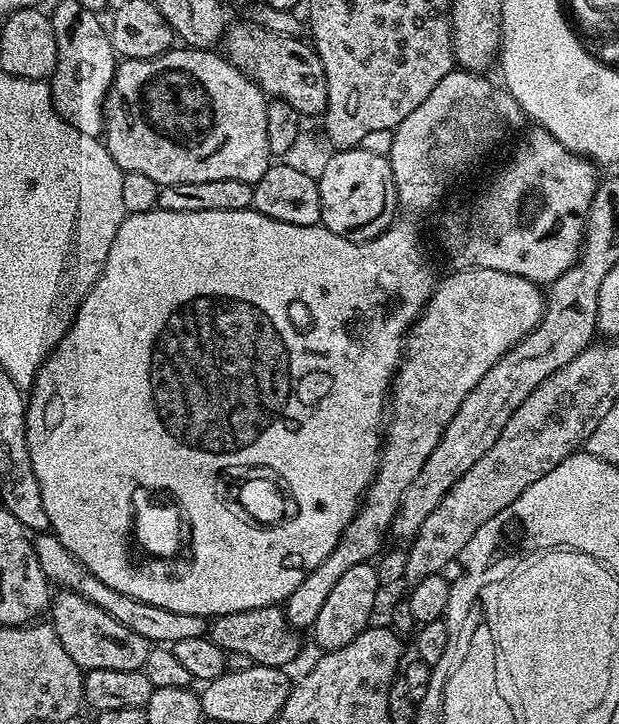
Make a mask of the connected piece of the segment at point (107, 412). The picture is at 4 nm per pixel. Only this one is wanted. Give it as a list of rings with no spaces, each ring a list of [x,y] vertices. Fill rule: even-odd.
[[[454,70],[450,74],[446,74],[446,78],[442,78],[442,82],[438,82],[438,86],[434,86],[434,90],[430,90],[430,95],[422,101],[422,106],[418,106],[418,110],[413,110],[407,118],[402,118],[396,125],[392,132],[392,145],[387,157],[388,164],[392,168],[392,177],[396,183],[396,203],[403,215],[393,220],[392,225],[382,235],[375,236],[372,240],[347,240],[323,226],[290,226],[286,222],[266,218],[261,212],[246,208],[242,210],[162,210],[155,207],[142,214],[125,215],[124,220],[118,226],[118,234],[110,246],[110,254],[106,254],[102,274],[94,282],[90,294],[86,294],[84,301],[80,303],[80,309],[76,312],[76,317],[72,319],[68,332],[58,341],[51,354],[44,359],[40,369],[37,370],[35,381],[26,396],[24,414],[28,457],[34,466],[38,486],[42,490],[42,506],[46,506],[51,531],[62,542],[62,546],[66,546],[66,550],[70,550],[70,554],[74,554],[74,558],[79,564],[86,566],[86,570],[90,570],[90,574],[94,574],[94,578],[98,578],[98,582],[106,582],[106,586],[110,586],[110,590],[118,590],[118,594],[126,594],[138,602],[146,602],[150,606],[162,606],[162,610],[178,610],[178,614],[198,614],[205,618],[215,618],[242,610],[265,608],[271,604],[279,605],[288,599],[294,586],[298,586],[298,582],[302,582],[305,572],[314,571],[328,557],[330,550],[334,550],[334,546],[338,546],[346,526],[352,521],[352,515],[359,508],[364,493],[368,491],[368,486],[376,474],[376,467],[380,465],[382,425],[386,420],[386,401],[389,399],[392,381],[400,366],[404,338],[408,334],[408,329],[415,324],[417,316],[424,311],[424,305],[431,298],[434,287],[432,268],[428,265],[428,256],[424,253],[423,246],[420,245],[420,228],[408,216],[420,216],[423,212],[430,211],[443,198],[444,191],[455,182],[456,175],[467,170],[471,160],[478,159],[483,152],[488,152],[495,144],[502,143],[507,138],[508,131],[518,127],[520,120],[522,121],[522,113],[516,99],[508,93],[507,88],[499,83],[491,84],[487,80],[488,78],[487,75],[479,72],[463,70]],[[224,464],[272,464],[272,468],[276,468],[276,472],[284,472],[284,476],[288,476],[288,484],[292,484],[292,492],[296,492],[296,500],[300,500],[300,520],[292,520],[292,524],[284,524],[284,528],[275,528],[272,532],[260,532],[260,528],[251,528],[249,524],[243,524],[242,518],[238,518],[238,514],[234,514],[228,508],[220,505],[220,500],[216,500],[216,495],[212,493],[210,487],[212,472],[216,472],[216,468],[224,468]],[[136,488],[156,489],[153,492],[136,492]],[[151,568],[165,568],[168,572],[185,572],[177,580],[172,576],[136,576],[136,572],[148,572]]]

